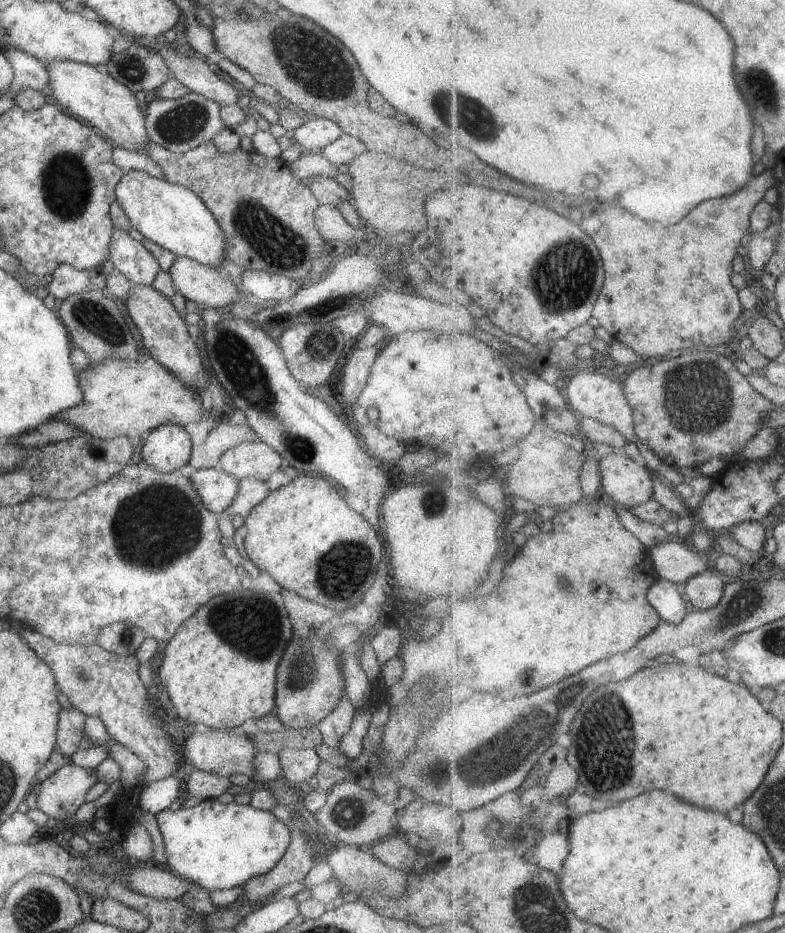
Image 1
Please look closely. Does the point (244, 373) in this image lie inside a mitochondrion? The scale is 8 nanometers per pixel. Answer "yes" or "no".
yes

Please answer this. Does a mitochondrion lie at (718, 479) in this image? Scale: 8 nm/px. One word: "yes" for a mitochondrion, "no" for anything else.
no

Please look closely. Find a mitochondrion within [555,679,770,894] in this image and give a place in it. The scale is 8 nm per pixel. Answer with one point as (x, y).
(603, 733)

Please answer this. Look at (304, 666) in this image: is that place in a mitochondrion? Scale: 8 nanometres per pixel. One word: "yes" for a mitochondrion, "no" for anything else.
yes

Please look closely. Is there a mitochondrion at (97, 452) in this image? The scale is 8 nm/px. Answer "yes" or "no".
no

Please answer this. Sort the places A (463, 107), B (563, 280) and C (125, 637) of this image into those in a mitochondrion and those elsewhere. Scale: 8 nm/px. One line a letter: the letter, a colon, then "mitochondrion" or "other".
A: mitochondrion
B: mitochondrion
C: mitochondrion

